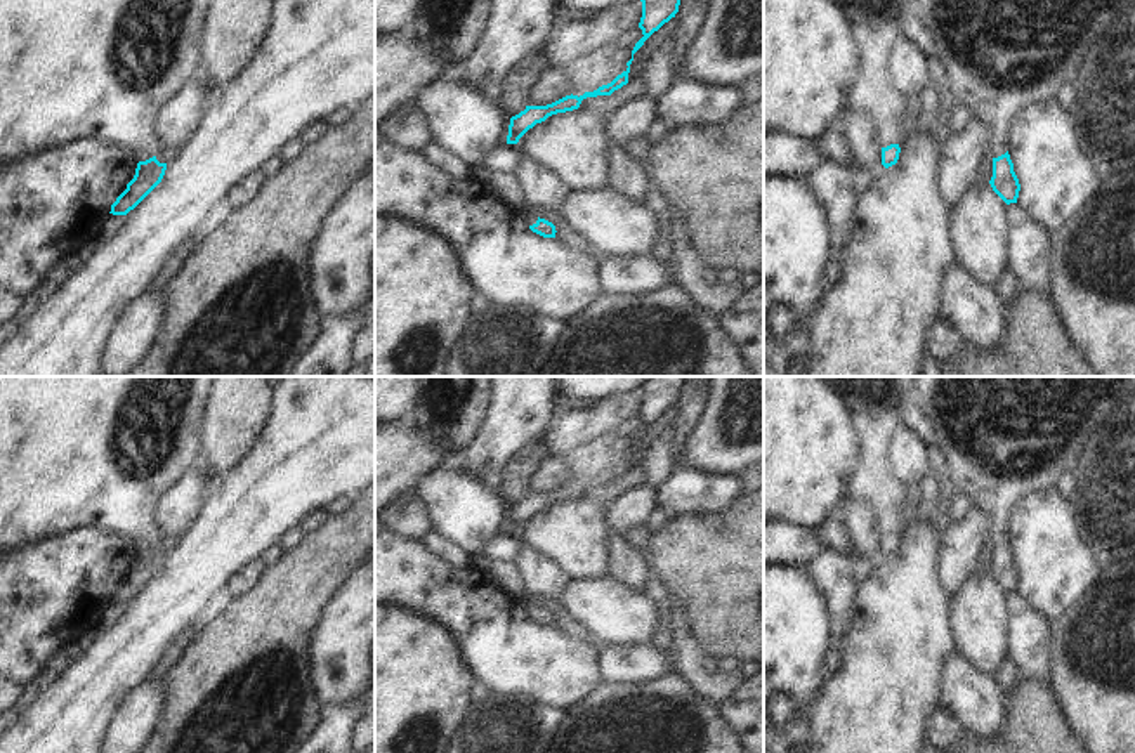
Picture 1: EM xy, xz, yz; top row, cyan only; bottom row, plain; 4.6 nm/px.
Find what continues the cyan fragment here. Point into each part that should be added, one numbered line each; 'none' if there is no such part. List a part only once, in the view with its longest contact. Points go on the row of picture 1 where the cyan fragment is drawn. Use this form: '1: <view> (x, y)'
1: xy (70, 70).

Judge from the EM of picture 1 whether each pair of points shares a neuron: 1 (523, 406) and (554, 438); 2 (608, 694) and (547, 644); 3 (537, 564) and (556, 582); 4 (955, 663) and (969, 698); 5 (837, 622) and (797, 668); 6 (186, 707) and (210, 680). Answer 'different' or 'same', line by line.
1: different
2: different
3: same
4: same
5: different
6: same

